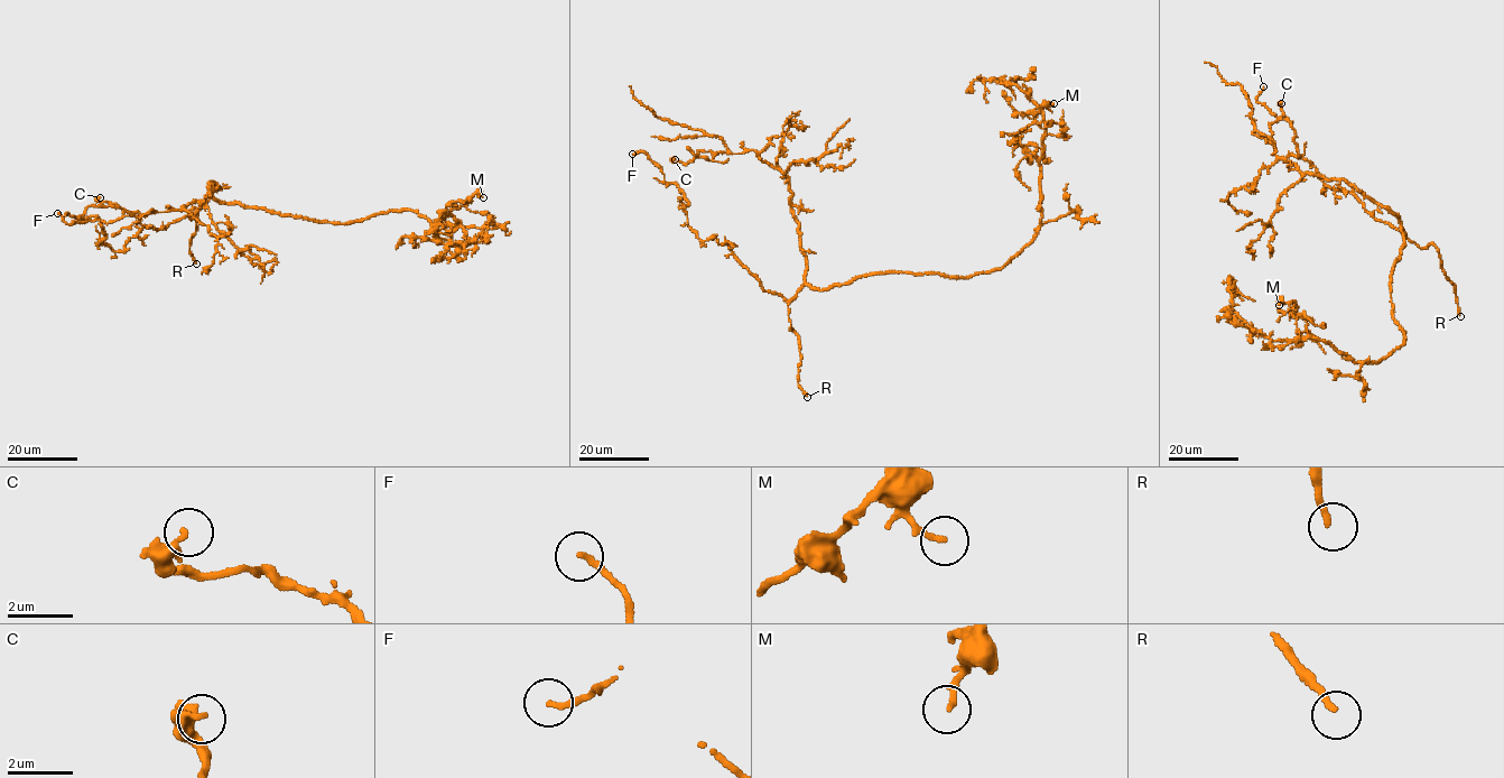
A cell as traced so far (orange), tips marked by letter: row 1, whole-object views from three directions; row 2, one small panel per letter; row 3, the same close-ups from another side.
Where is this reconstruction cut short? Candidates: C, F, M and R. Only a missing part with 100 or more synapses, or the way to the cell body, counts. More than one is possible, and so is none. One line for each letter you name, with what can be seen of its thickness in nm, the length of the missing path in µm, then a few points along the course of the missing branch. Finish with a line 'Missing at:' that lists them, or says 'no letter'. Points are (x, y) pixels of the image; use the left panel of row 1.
R: 200 nm thick; about 15 µm are missing
Missing at: R

